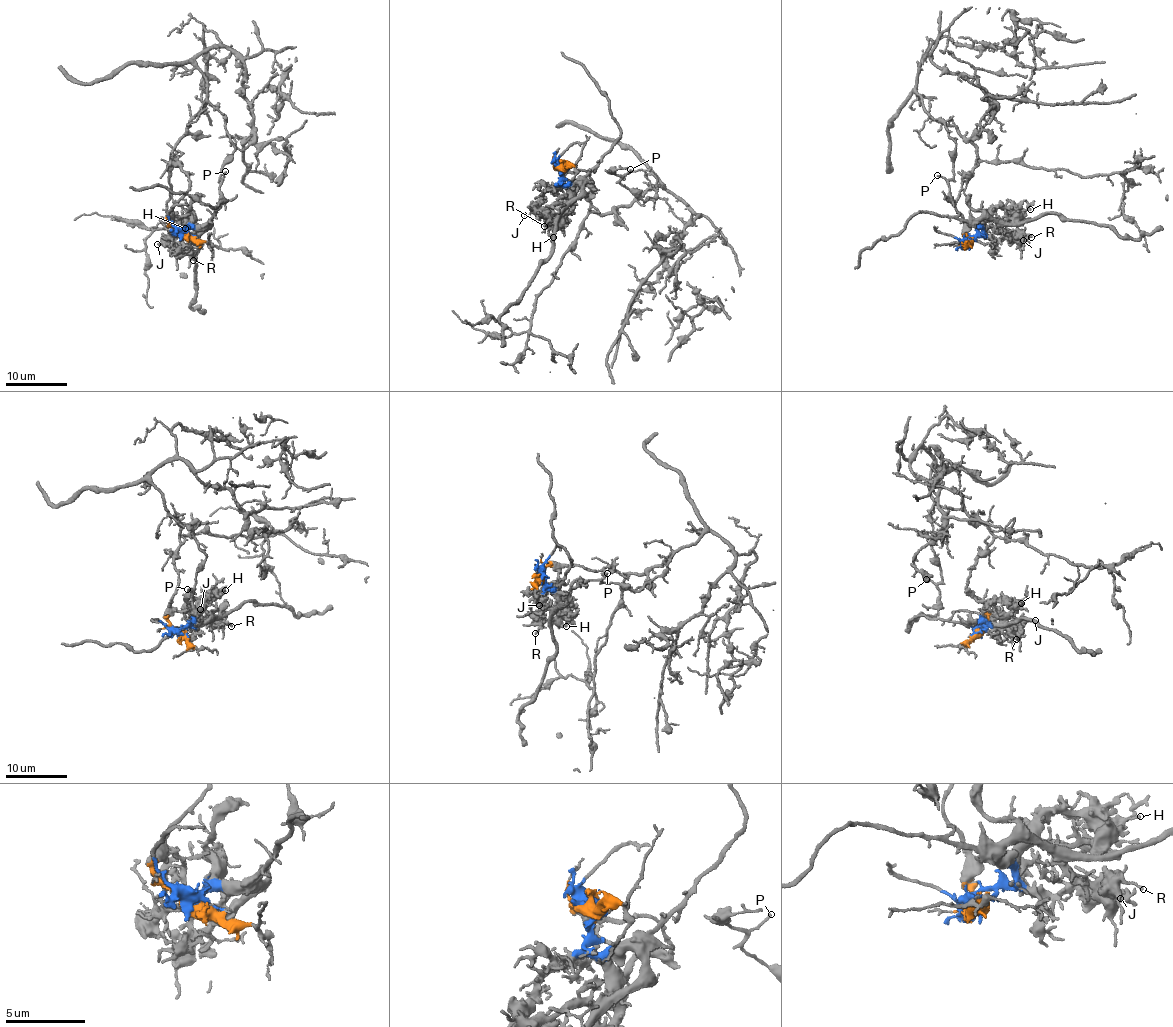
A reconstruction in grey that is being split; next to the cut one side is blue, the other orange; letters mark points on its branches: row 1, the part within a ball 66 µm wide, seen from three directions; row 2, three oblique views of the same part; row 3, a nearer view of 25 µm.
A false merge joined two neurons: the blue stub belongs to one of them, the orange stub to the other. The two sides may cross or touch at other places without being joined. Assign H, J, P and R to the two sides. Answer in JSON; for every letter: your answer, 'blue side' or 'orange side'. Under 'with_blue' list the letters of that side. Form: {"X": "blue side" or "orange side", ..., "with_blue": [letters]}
{"H": "blue side", "J": "blue side", "P": "orange side", "R": "blue side", "with_blue": ["H", "J", "R"]}

